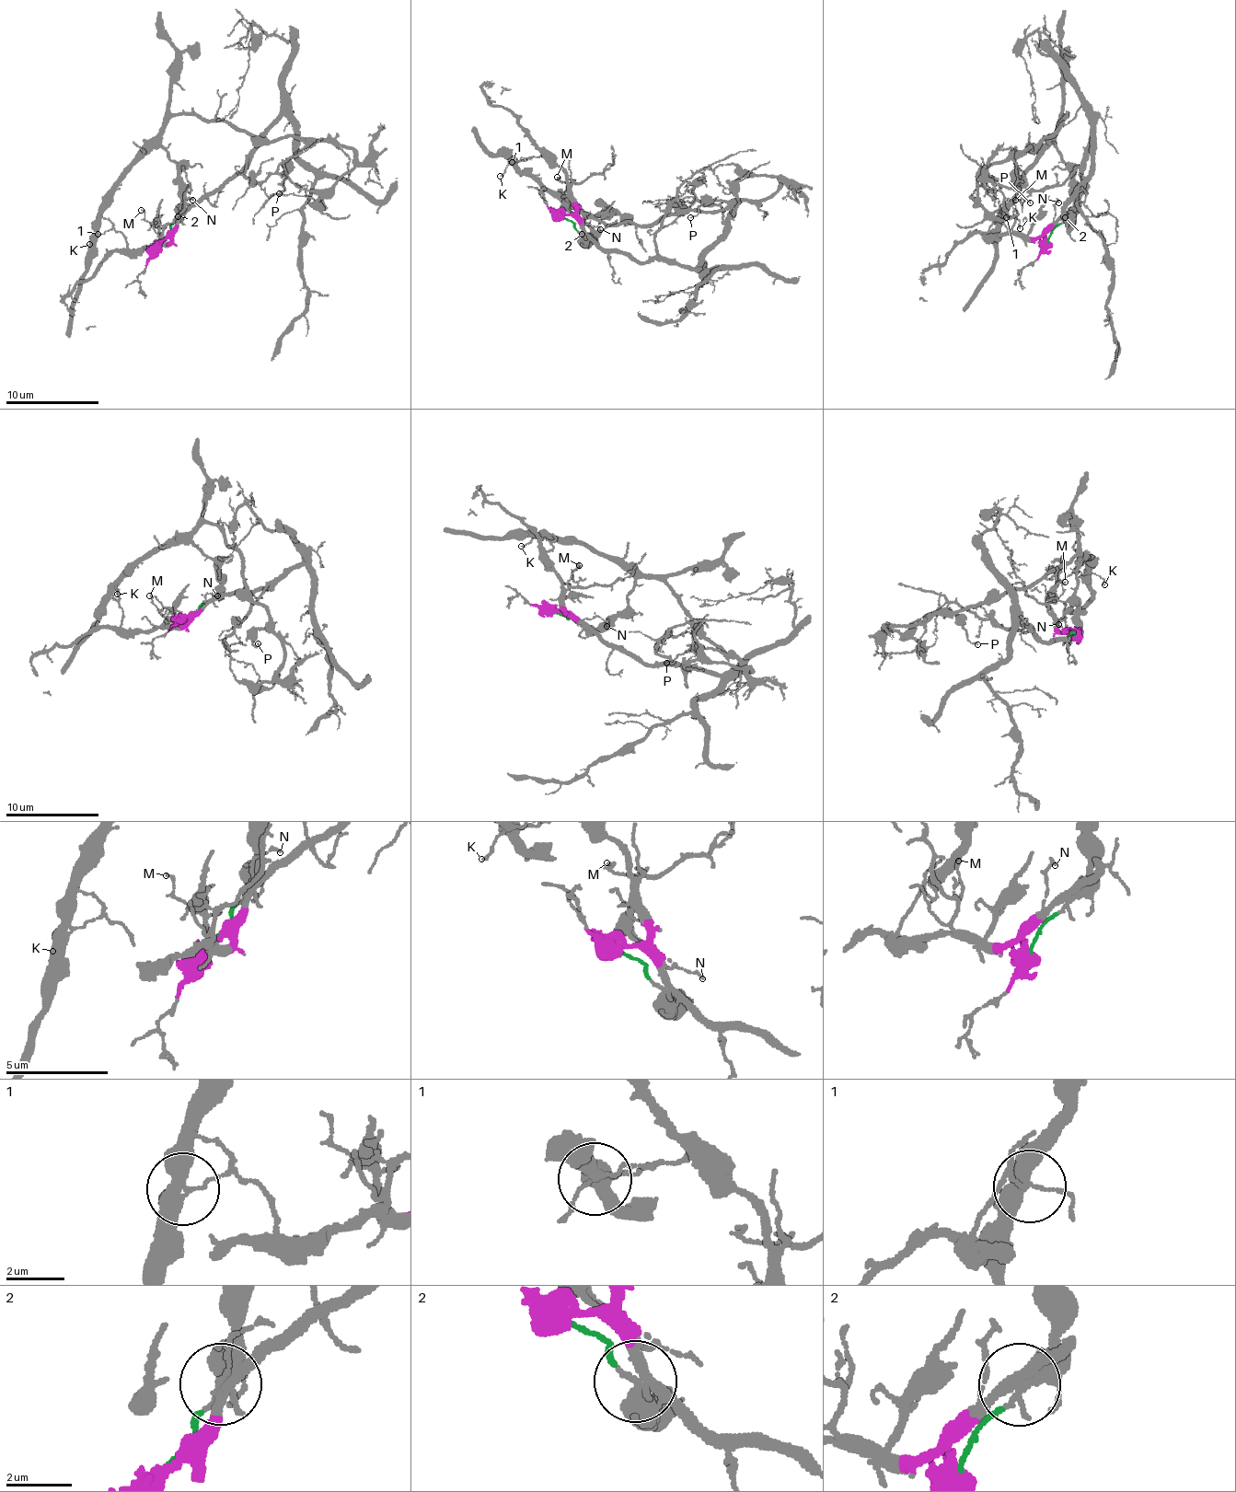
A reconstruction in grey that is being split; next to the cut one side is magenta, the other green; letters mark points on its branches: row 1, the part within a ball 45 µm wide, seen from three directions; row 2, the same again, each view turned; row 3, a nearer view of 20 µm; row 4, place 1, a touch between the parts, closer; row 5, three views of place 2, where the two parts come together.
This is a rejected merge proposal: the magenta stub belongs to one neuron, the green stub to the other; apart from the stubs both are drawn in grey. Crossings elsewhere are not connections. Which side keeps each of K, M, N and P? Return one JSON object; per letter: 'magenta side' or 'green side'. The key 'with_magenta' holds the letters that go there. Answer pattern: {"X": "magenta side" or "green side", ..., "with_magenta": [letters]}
{"K": "magenta side", "M": "magenta side", "N": "magenta side", "P": "green side", "with_magenta": ["K", "M", "N"]}

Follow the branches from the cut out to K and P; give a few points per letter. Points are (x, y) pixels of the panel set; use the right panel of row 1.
K: (1048, 241), (1041, 236), (1027, 237), (1008, 234), (991, 236), (989, 228), (1000, 213), (1010, 216), (1021, 227)
P: (1048, 241), (1075, 200), (1075, 172), (1055, 140), (1056, 121), (1067, 118), (1017, 156), (1014, 182), (1031, 203)

